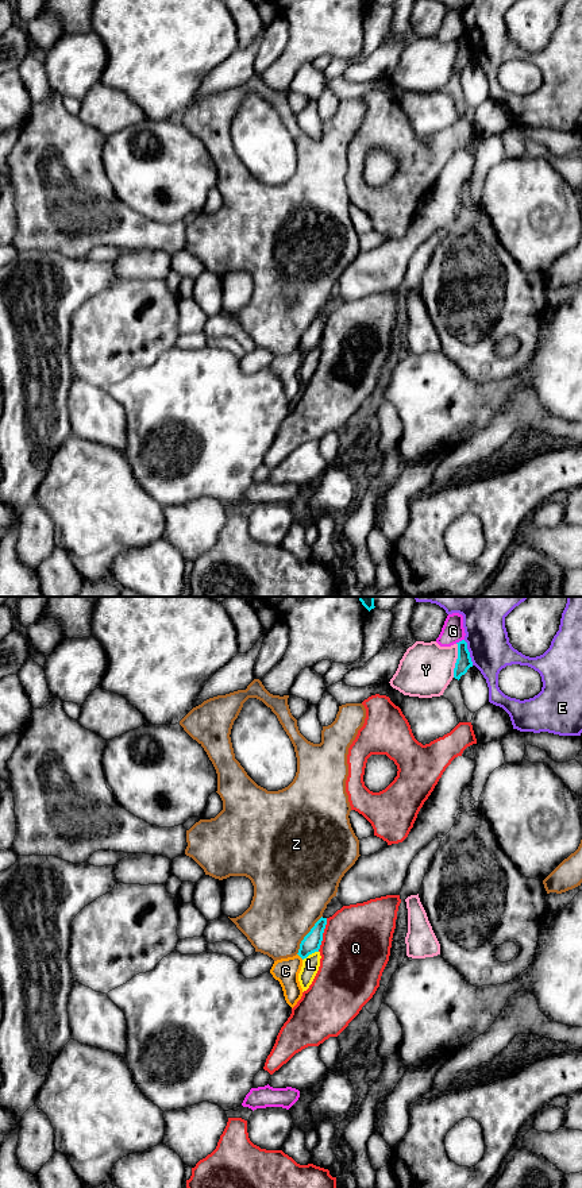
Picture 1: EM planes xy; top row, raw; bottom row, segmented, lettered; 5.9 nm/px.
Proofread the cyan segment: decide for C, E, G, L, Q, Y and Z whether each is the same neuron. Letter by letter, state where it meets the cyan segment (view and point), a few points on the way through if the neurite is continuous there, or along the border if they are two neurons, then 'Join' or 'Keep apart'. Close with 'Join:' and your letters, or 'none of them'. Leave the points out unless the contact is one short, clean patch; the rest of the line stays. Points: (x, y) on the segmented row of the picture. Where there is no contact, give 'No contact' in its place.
C: Touches cyan at xy (300, 956). Boundary: xy (297, 953), (303, 959). Keep apart
E: Touches cyan at xy (469, 652). Keep apart
G: Touches cyan at xy (459, 641). Keep apart
L: Touches cyan at xy (309, 953). Keep apart
Q: Touches cyan at xy (322, 934). Keep apart
Y: Touches cyan at xy (457, 660). Keep apart
Z: Touches cyan at xy (307, 934). Keep apart
Join: none of them

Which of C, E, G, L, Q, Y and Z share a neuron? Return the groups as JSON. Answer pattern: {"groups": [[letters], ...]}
{"groups": [["C"], ["E"], ["G"], ["L"], ["Q"], ["Y"], ["Z"]]}

